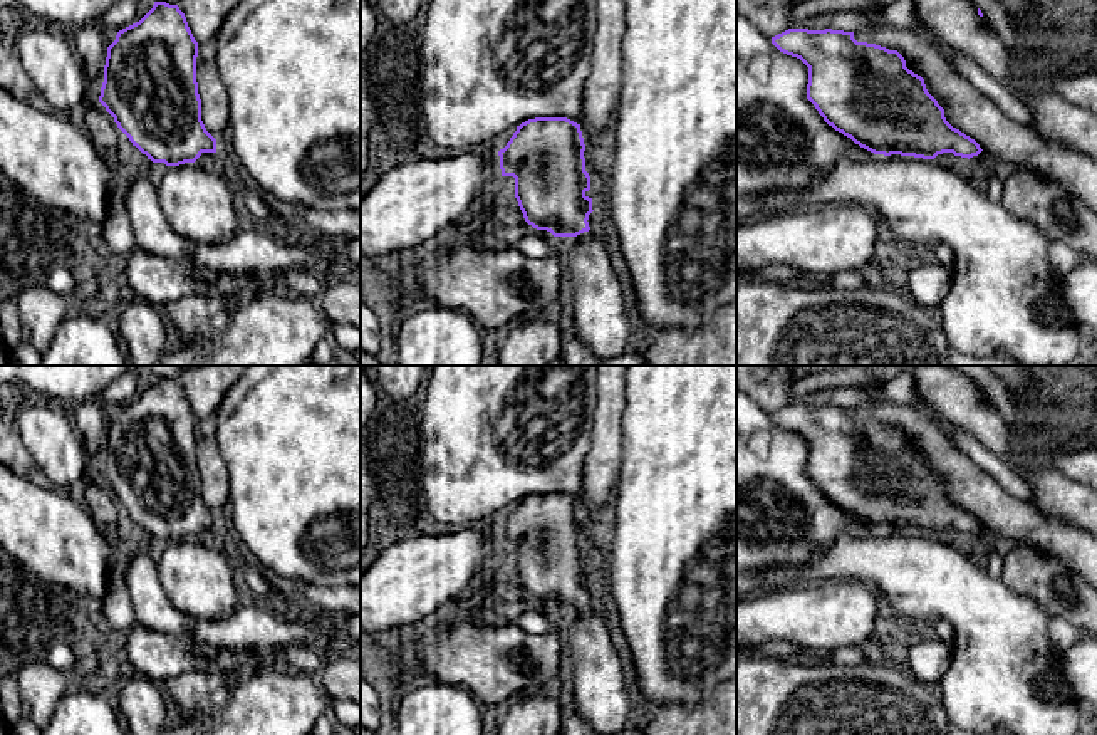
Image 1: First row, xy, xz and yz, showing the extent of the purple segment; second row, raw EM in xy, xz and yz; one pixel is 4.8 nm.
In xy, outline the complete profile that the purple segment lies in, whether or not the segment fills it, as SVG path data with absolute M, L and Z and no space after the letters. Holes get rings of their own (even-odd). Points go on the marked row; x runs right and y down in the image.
M154 2L139 22L119 30L107 47L99 102L153 163L179 166L195 163L203 153L216 153L216 139L201 121L196 57L198 42L185 13L166 2Z

